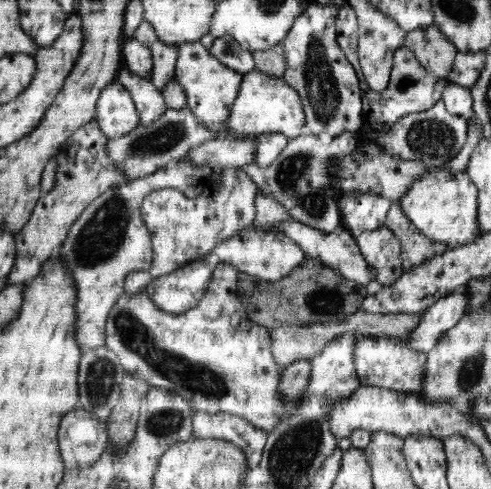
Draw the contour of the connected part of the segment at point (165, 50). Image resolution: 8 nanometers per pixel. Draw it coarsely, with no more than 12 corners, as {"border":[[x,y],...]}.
{"border":[[150,45],[151,83],[160,91],[175,78],[179,47]]}

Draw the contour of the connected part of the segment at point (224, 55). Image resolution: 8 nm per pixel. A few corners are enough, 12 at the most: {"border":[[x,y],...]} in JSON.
{"border":[[230,35],[215,38],[209,51],[244,76],[255,69],[253,53]]}

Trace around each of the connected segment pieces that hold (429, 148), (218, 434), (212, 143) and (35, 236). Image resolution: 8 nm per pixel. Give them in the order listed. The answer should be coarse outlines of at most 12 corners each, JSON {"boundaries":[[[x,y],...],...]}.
{"boundaries":[[[440,99],[376,140],[404,161],[442,166],[462,150],[467,116]],[[195,410],[193,436],[237,446],[258,466],[266,431],[229,413]],[[219,136],[190,148],[196,167],[240,169],[256,162],[252,139]],[[94,119],[56,152],[52,190],[14,234],[7,285],[37,278],[103,192],[128,182]]]}

